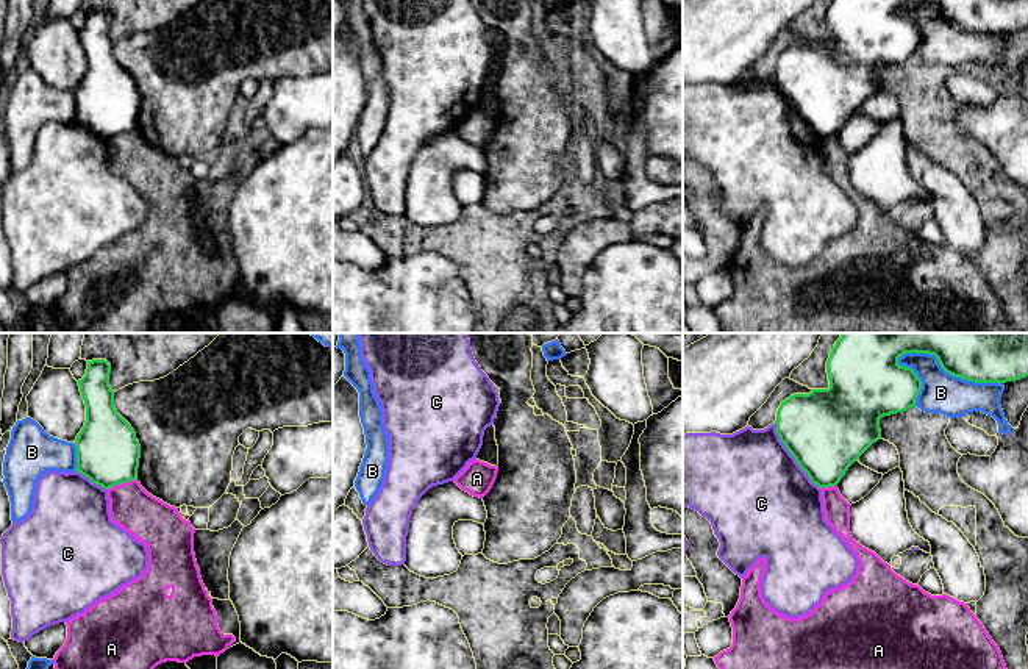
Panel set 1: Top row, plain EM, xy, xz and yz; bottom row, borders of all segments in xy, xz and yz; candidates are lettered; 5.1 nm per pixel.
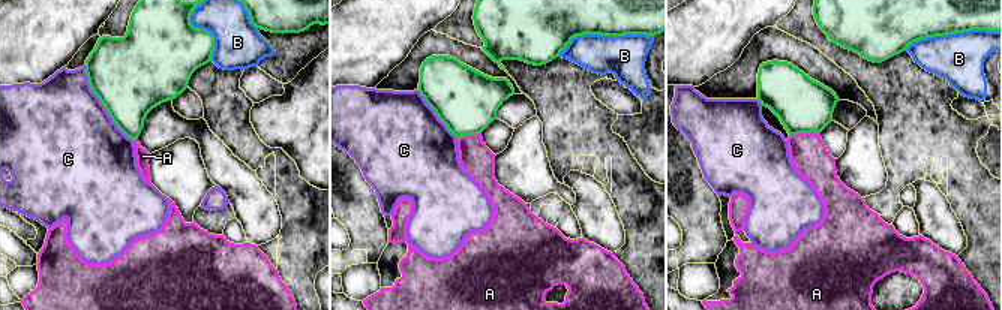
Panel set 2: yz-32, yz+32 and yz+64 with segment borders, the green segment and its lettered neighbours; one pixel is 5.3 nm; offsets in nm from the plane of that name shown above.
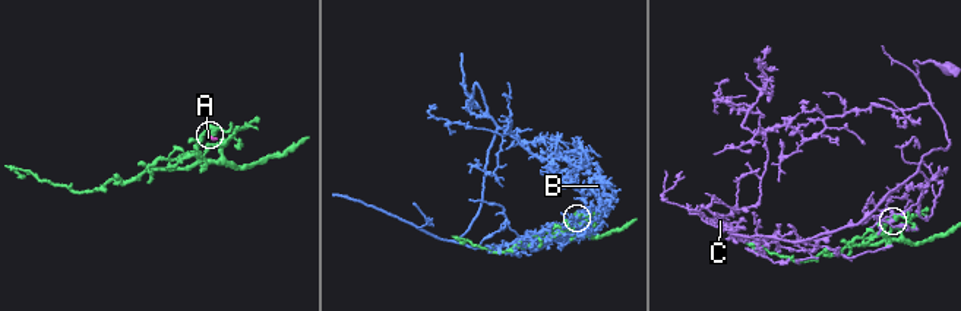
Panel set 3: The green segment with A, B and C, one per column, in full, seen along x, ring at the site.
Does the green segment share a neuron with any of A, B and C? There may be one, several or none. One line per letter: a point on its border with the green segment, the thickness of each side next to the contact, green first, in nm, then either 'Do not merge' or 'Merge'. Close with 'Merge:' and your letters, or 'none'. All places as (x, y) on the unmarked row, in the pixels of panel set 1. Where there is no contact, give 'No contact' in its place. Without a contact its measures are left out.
A: Touches green at xy (121, 133). Thickness 320 nm (green) against 240 nm. Do not merge
B: Touches green at yz (949, 22). Thickness 190 nm (green) against 200 nm. Do not merge
C: Touches green at yz (792, 105). Thickness 420 nm (green) against 500 nm. Do not merge
Merge: none

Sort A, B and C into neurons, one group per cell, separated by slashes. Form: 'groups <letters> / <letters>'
groups A / B / C

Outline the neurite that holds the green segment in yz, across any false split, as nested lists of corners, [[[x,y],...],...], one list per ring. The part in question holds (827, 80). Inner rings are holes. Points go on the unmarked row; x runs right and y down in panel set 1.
[[[831,0],[826,11],[828,39],[794,44],[781,52],[776,83],[784,97],[822,138],[836,136],[848,117],[881,88],[880,69],[916,56],[922,30],[898,14],[905,3],[934,5],[941,17],[975,33],[1006,33],[1028,27],[1028,0]]]

